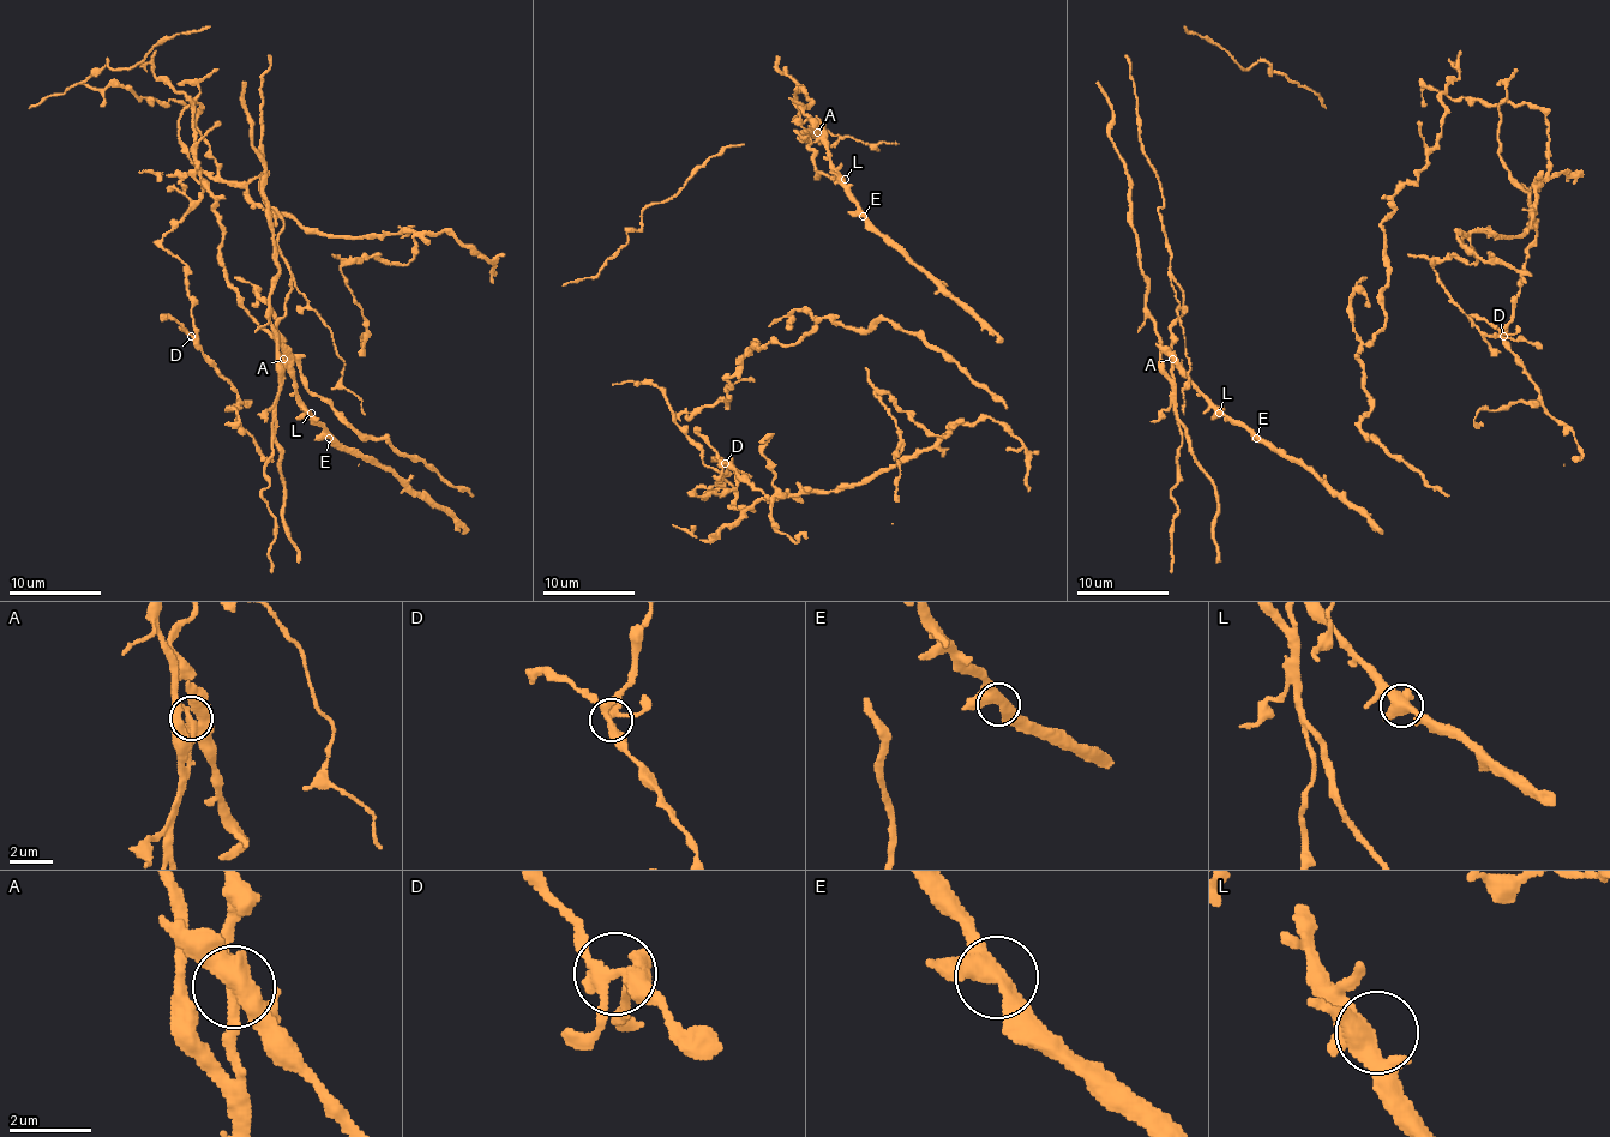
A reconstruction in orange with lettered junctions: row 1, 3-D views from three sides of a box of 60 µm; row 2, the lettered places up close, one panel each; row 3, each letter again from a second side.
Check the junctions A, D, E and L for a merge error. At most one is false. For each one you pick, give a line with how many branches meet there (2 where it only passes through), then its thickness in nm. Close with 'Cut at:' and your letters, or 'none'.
A: 6 | 400 nm
Cut at: A

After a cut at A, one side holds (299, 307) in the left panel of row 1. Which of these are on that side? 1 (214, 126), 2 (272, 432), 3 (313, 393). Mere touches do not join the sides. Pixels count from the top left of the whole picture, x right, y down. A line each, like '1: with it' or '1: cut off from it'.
1: cut off from it
2: with it
3: cut off from it

